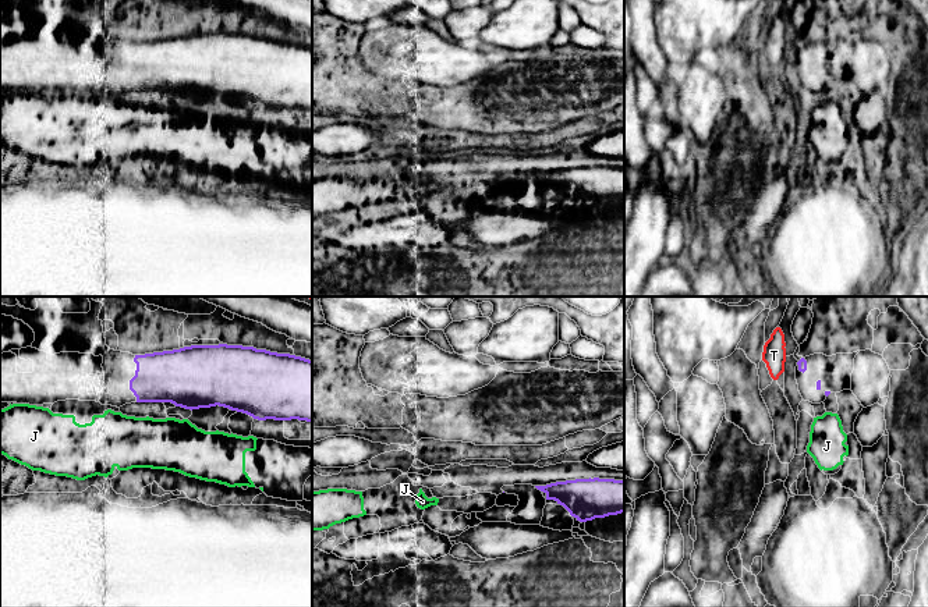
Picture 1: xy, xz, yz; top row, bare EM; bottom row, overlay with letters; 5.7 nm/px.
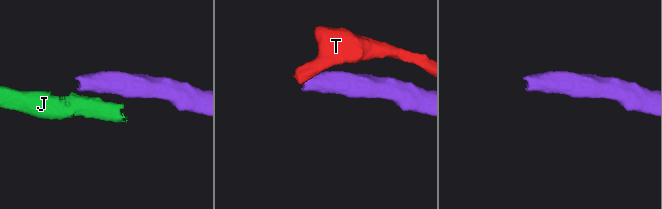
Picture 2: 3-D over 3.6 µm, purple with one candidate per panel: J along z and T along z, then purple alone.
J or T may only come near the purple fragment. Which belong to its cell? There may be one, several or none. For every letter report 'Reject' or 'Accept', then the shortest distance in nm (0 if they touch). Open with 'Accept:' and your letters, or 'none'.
Accept: none
J: Reject. Distance 60 nm
T: Reject. Distance 70 nm

